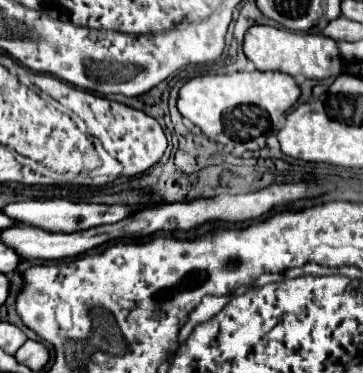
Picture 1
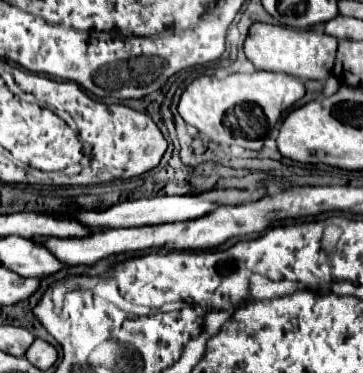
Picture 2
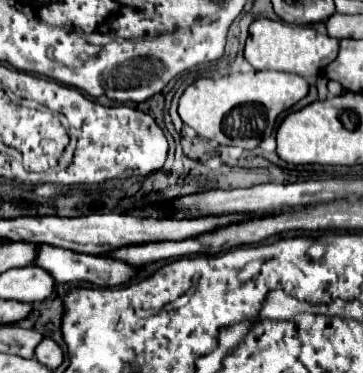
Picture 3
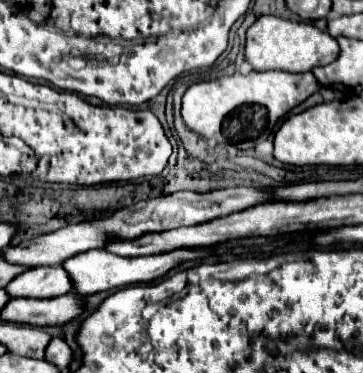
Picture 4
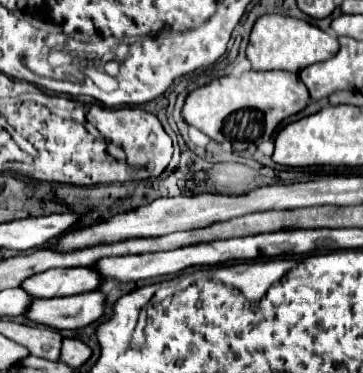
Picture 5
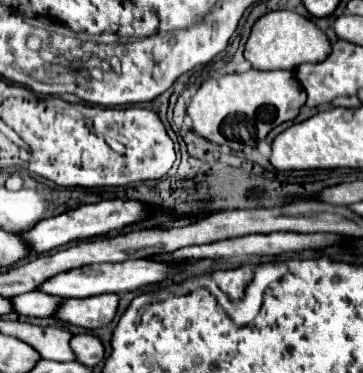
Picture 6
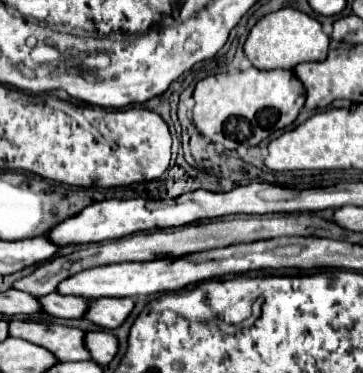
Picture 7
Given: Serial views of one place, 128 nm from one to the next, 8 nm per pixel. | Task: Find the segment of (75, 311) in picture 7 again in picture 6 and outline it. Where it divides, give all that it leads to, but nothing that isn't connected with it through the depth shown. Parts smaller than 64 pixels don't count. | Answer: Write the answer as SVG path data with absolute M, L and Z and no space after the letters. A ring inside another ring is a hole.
M28 292L24 296L12 298L12 304L18 314L24 316L54 316L60 310L62 298L46 294L46 292Z

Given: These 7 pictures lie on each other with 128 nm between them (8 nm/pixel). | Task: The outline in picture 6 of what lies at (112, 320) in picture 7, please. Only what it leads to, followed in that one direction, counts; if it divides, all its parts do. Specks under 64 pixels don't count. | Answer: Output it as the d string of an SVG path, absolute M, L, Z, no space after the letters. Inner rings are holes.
M100 294L82 300L64 300L60 306L60 314L56 318L70 322L80 328L96 330L108 326L118 310L118 296L116 294Z

